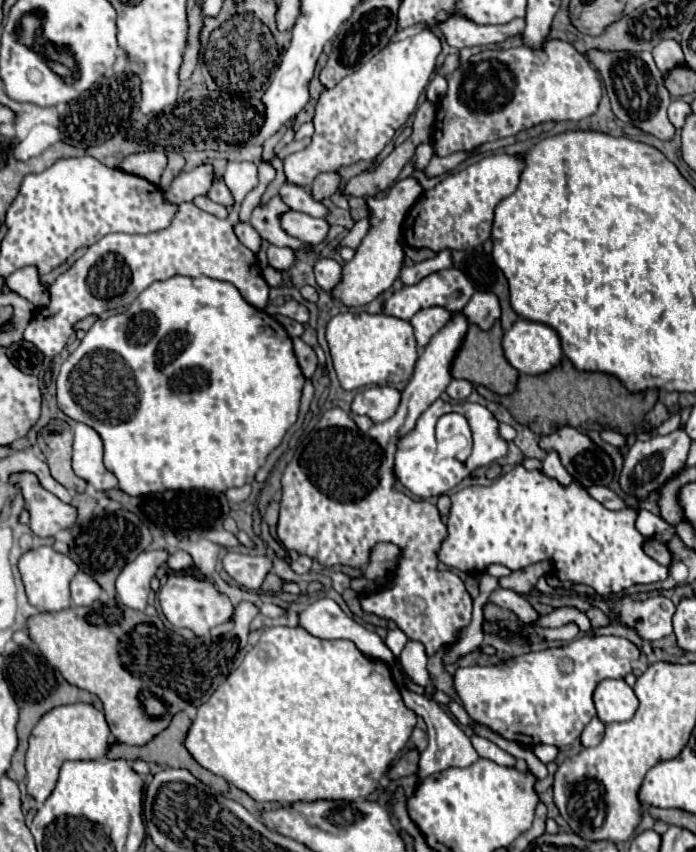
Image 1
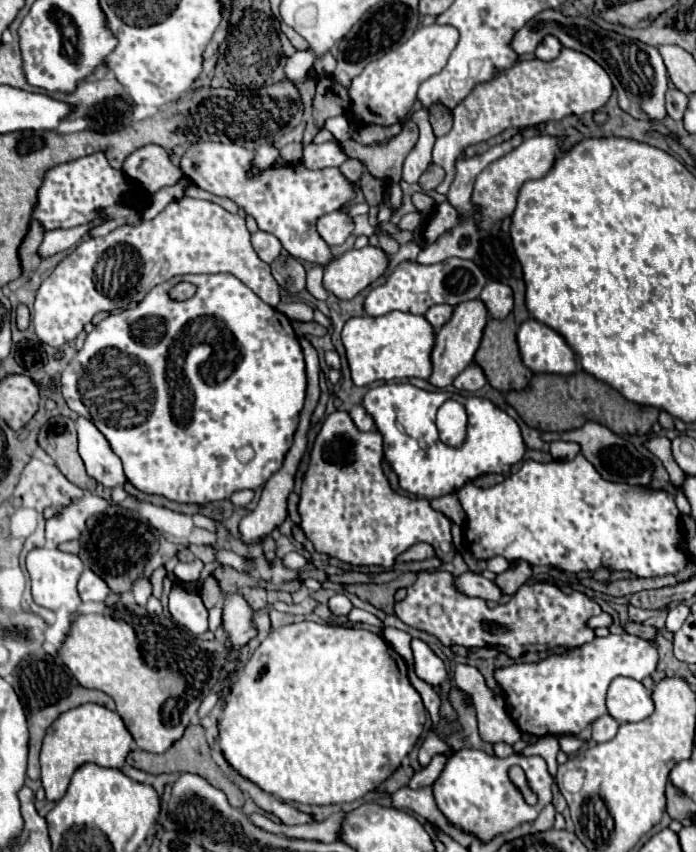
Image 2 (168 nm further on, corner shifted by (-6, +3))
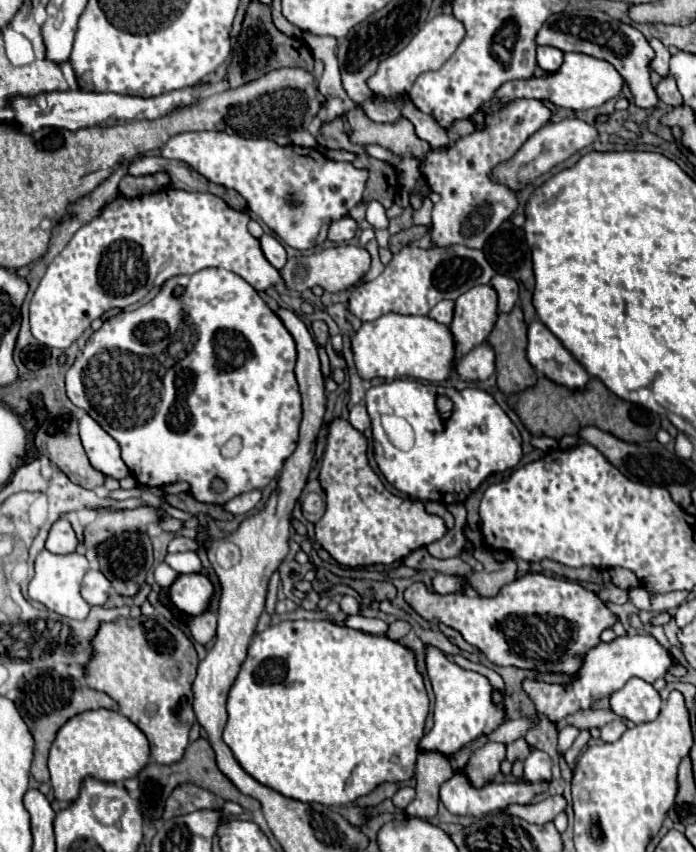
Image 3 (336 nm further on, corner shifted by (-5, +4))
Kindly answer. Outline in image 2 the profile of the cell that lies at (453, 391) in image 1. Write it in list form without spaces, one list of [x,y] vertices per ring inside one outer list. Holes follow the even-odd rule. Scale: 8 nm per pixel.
[[[471,362],[471,364],[455,378],[453,386],[455,386],[457,390],[463,390],[463,392],[475,392],[475,390],[483,388],[485,382],[487,382],[487,378],[485,378],[481,366],[475,364],[475,362]]]

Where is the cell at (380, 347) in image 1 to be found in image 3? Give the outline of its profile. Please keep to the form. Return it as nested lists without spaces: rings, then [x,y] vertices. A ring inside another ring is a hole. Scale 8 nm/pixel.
[[[386,313],[376,321],[362,323],[352,337],[354,365],[362,379],[398,379],[414,377],[430,383],[444,381],[452,373],[454,339],[446,325],[432,321],[430,317]]]

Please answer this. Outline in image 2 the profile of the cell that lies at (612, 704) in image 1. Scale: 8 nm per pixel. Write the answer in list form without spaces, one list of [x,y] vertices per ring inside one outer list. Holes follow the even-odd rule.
[[[615,678],[607,692],[607,710],[619,722],[641,722],[655,710],[651,692],[633,678]]]

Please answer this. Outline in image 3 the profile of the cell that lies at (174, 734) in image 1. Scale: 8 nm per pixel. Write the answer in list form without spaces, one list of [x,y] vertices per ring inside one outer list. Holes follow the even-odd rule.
[[[196,739],[192,741],[186,751],[184,751],[184,757],[178,761],[178,763],[172,763],[172,765],[160,765],[160,763],[154,763],[150,761],[138,775],[140,779],[140,789],[142,789],[142,795],[140,795],[140,803],[142,803],[142,813],[146,819],[158,819],[162,815],[162,805],[166,801],[166,797],[172,793],[172,789],[180,783],[194,783],[198,787],[204,787],[208,791],[212,791],[214,795],[222,797],[224,801],[234,801],[238,805],[242,805],[246,811],[256,811],[260,809],[260,803],[252,797],[246,797],[244,793],[240,793],[232,781],[228,781],[228,777],[224,777],[224,773],[220,773],[220,769],[216,767],[216,761],[214,761],[214,751],[210,747],[210,743],[206,739]]]

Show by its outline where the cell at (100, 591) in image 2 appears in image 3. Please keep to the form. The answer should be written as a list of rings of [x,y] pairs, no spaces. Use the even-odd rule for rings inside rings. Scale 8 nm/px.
[[[90,569],[82,579],[82,597],[88,605],[104,605],[108,599],[108,593],[112,591],[110,581],[100,573]]]

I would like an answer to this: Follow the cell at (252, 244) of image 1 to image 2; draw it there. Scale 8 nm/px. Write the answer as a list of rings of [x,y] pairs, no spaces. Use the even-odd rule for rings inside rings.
[[[257,230],[255,234],[251,234],[251,242],[253,242],[253,248],[259,254],[259,258],[267,264],[271,264],[281,254],[281,248],[283,248],[281,242],[273,234],[263,232],[263,230]]]

